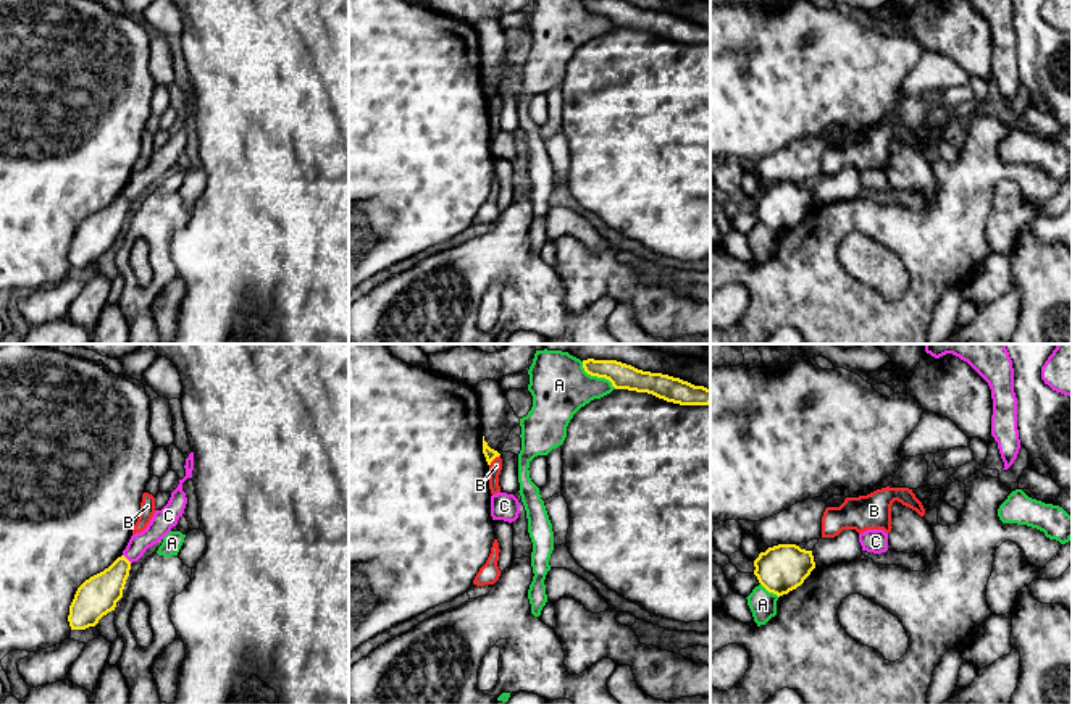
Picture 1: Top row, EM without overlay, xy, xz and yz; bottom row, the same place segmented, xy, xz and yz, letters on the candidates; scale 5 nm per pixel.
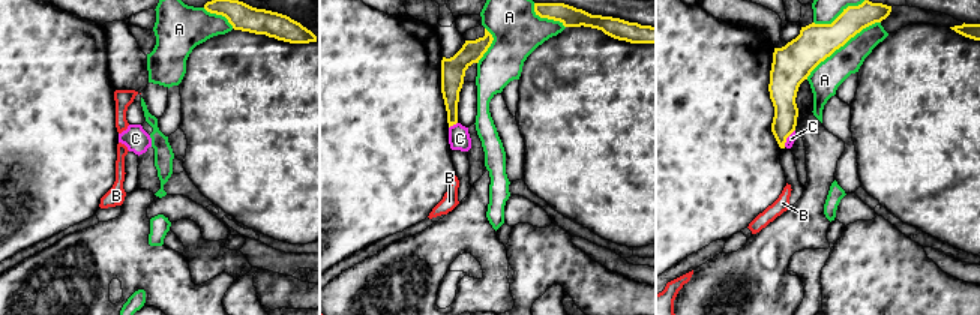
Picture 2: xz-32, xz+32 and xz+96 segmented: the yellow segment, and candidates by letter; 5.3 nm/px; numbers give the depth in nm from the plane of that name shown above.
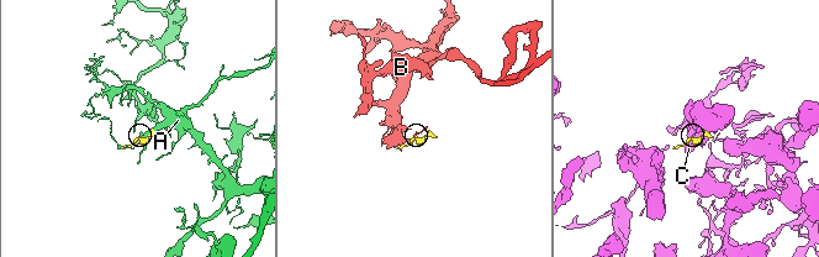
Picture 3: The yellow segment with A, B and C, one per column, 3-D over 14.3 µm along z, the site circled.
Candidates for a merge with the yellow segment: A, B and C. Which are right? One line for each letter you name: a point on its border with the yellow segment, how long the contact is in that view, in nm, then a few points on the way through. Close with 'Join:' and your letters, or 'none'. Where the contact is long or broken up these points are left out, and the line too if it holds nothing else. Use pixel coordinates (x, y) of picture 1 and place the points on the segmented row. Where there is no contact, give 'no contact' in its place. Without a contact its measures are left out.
Join: none

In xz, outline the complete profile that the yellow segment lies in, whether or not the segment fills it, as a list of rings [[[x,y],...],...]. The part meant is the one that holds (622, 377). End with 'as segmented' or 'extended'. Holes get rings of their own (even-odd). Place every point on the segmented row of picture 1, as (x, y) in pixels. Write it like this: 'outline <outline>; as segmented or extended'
outline [[[583,360],[588,375],[605,378],[615,389],[647,392],[680,405],[709,405],[710,389],[680,378],[638,370],[617,360]]]; as segmented

